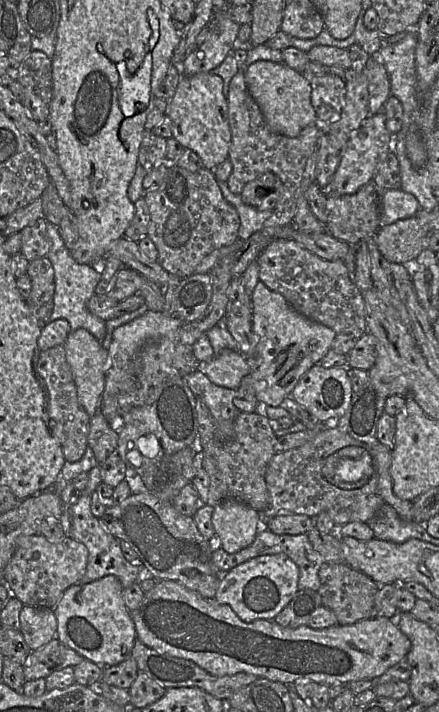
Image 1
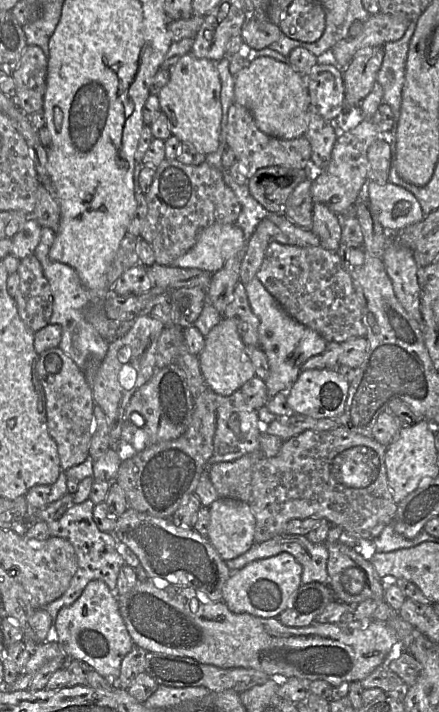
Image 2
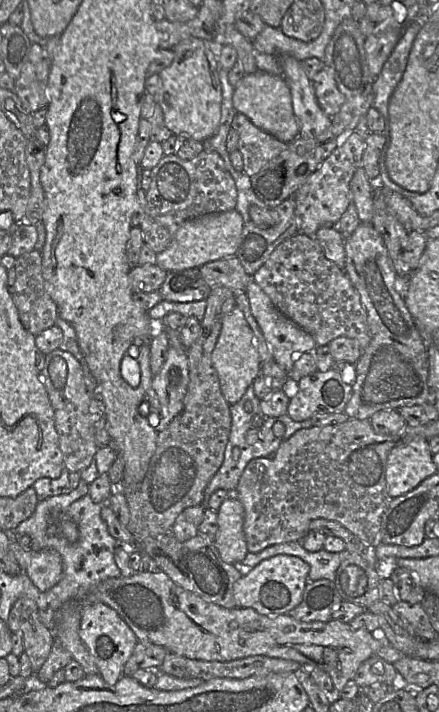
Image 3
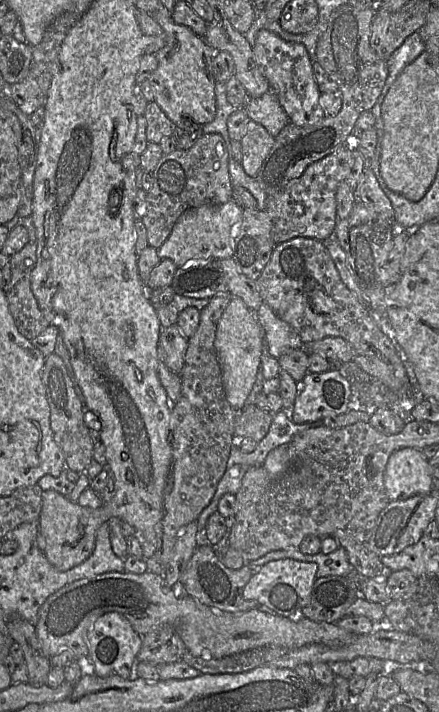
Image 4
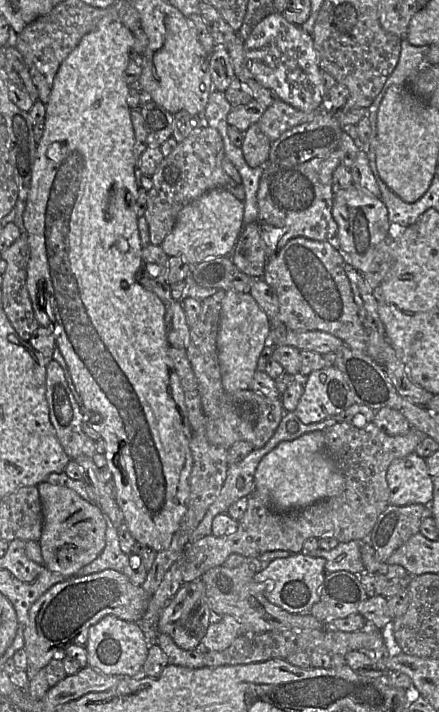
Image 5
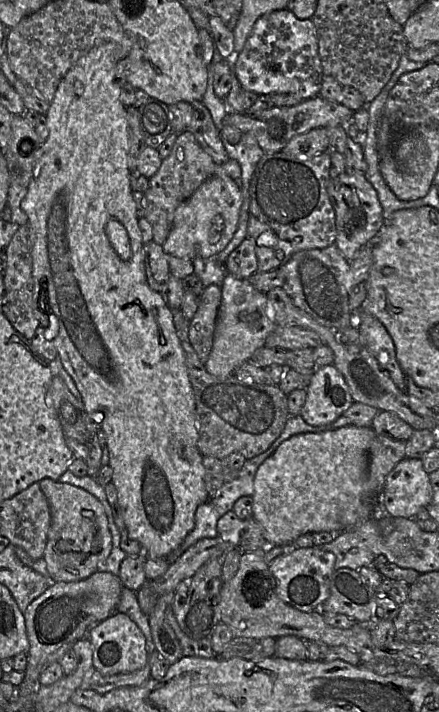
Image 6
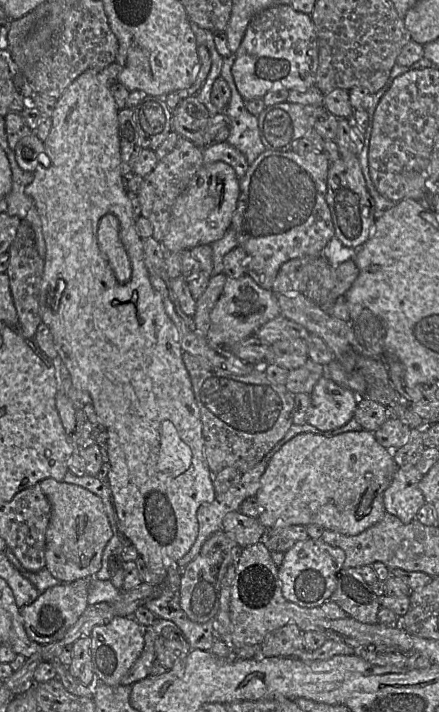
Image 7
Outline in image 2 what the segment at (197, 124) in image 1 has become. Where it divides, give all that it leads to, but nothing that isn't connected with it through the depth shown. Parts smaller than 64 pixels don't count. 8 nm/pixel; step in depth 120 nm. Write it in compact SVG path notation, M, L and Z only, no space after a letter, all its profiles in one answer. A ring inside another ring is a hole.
M191 52L182 56L168 68L169 82L157 95L160 109L169 120L169 129L181 142L191 143L198 152L207 155L215 152L220 144L222 104L221 80L215 63L197 58Z

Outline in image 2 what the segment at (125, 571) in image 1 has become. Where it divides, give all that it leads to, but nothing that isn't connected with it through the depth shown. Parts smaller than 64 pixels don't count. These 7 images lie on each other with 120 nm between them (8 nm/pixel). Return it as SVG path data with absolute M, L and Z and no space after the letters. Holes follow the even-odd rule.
M67 493L64 497L47 505L45 508L29 509L29 517L21 526L28 527L37 521L45 521L50 529L50 535L67 539L73 545L77 554L78 569L70 582L69 588L60 598L45 606L45 609L53 618L51 635L55 637L55 620L59 611L64 607L72 605L92 580L104 581L110 590L116 593L120 570L126 564L122 555L122 546L114 534L105 533L97 527L93 516L95 504L91 498L80 504L74 504L73 499L73 494Z

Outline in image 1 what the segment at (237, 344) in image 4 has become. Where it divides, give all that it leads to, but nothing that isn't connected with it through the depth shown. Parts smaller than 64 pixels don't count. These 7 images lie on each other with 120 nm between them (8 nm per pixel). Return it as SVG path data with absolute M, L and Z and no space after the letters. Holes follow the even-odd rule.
M224 349L209 362L200 363L200 369L217 386L236 390L244 377L252 372L252 363L239 351Z

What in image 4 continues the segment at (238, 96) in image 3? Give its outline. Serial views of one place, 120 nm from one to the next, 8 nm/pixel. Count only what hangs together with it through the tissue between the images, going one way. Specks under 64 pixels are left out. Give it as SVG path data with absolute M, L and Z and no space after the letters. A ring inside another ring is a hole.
M268 91L257 98L249 98L244 109L252 121L262 125L273 137L277 137L281 130L290 123L273 91Z

